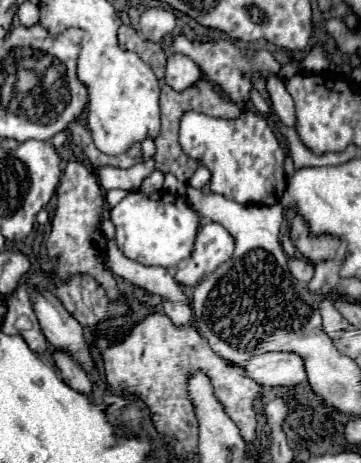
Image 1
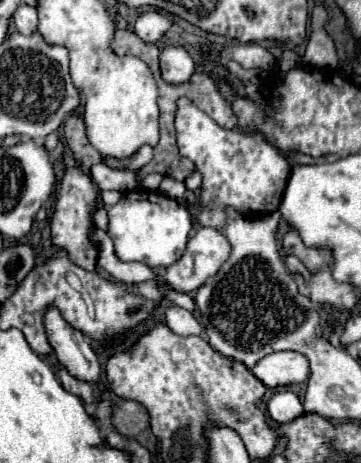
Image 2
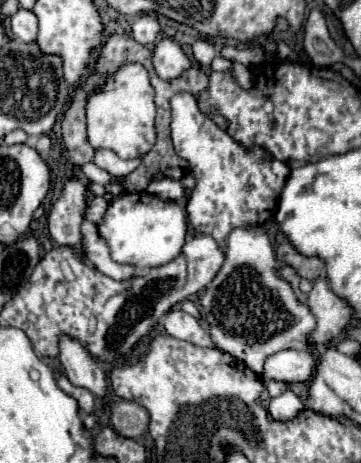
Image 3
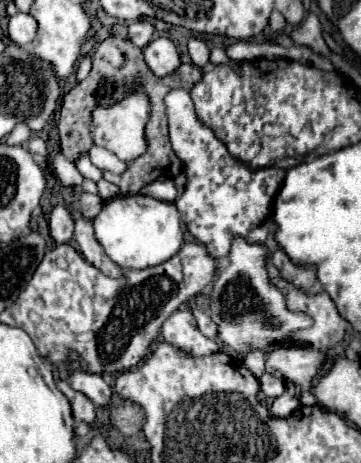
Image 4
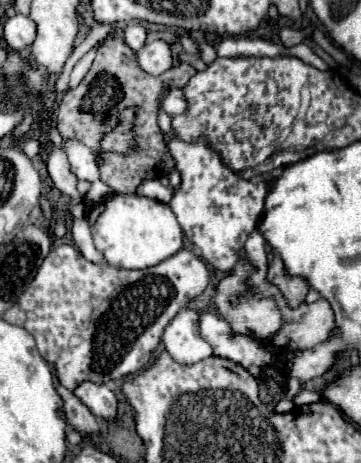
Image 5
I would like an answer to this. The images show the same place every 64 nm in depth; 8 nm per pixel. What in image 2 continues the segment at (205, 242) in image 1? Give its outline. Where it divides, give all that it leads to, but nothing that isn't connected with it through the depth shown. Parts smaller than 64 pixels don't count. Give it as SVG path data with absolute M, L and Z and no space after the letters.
M202 226L190 238L186 256L192 262L194 274L176 274L176 264L172 264L160 274L160 278L170 282L176 290L192 292L200 288L210 276L214 276L220 270L220 266L228 260L230 242L220 228Z

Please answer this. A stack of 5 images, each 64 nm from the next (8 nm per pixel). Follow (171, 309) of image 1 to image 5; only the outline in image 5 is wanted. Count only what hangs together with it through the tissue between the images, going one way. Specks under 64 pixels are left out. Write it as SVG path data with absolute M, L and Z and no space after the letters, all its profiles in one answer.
M184 308L164 328L164 348L180 364L194 364L212 356L212 346L198 332L198 312Z

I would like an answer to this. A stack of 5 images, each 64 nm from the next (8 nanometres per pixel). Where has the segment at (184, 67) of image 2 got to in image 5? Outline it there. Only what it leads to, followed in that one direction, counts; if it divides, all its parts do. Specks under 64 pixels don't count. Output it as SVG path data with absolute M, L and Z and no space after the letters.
M154 40L154 42L146 44L138 52L138 64L142 66L144 72L148 72L152 76L164 74L166 70L170 70L174 66L174 54L170 50L170 44L164 40Z

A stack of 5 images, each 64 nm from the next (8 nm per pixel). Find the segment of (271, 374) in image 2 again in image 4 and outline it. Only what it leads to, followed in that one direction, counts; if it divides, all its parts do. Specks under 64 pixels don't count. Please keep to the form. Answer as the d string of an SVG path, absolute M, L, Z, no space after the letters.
M290 346L274 350L266 360L266 372L276 378L286 378L310 394L312 378L318 374L324 356L320 352Z

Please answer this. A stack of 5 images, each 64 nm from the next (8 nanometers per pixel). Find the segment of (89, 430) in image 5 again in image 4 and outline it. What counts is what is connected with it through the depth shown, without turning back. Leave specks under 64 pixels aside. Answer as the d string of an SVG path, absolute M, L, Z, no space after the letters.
M58 380L58 388L60 388L60 392L64 392L64 396L68 396L70 404L72 404L74 420L84 420L84 422L94 424L96 414L94 414L92 400L88 396L84 396L82 392L76 392L66 380Z

